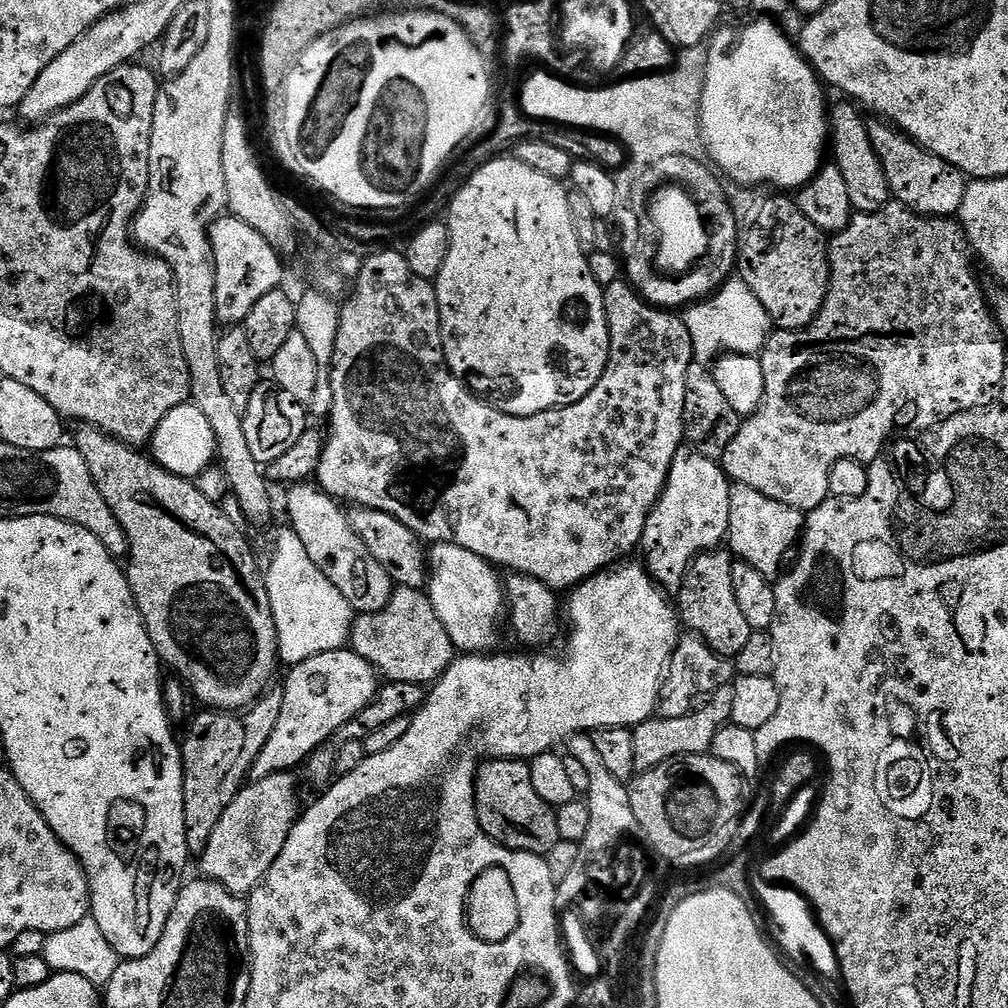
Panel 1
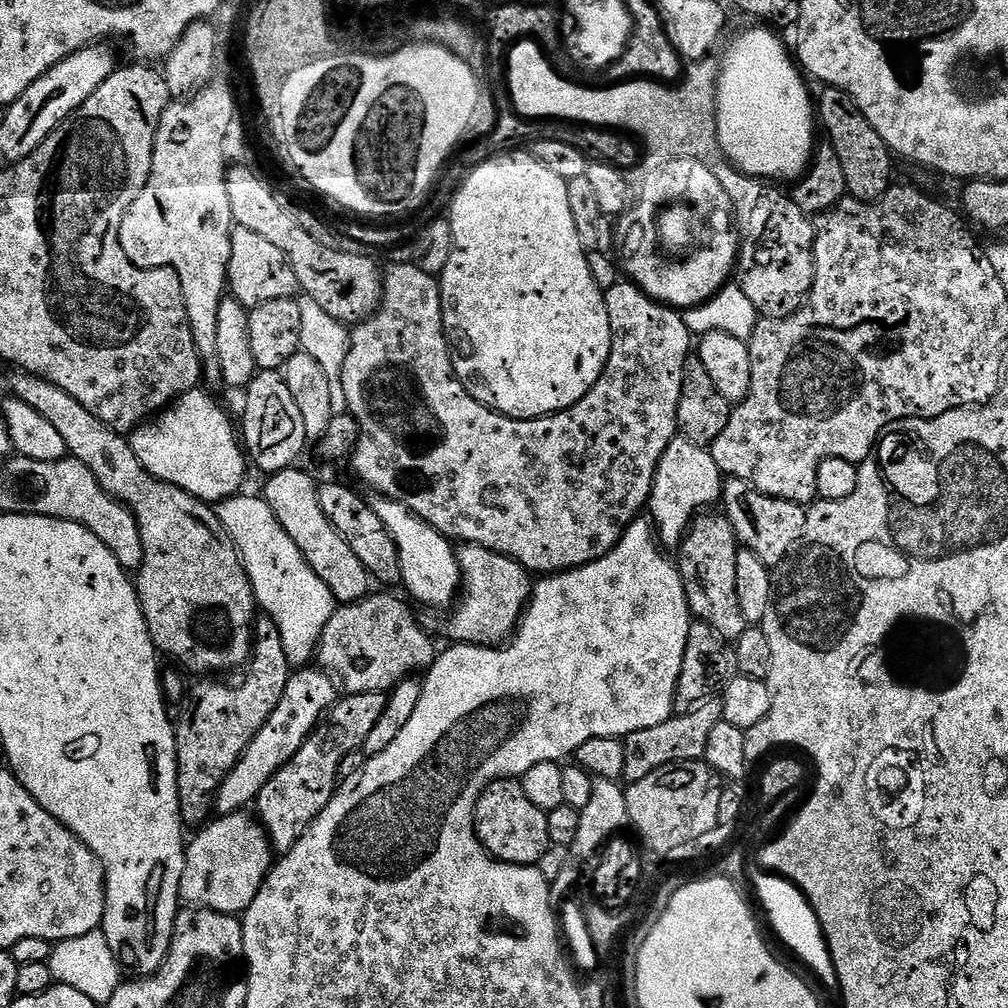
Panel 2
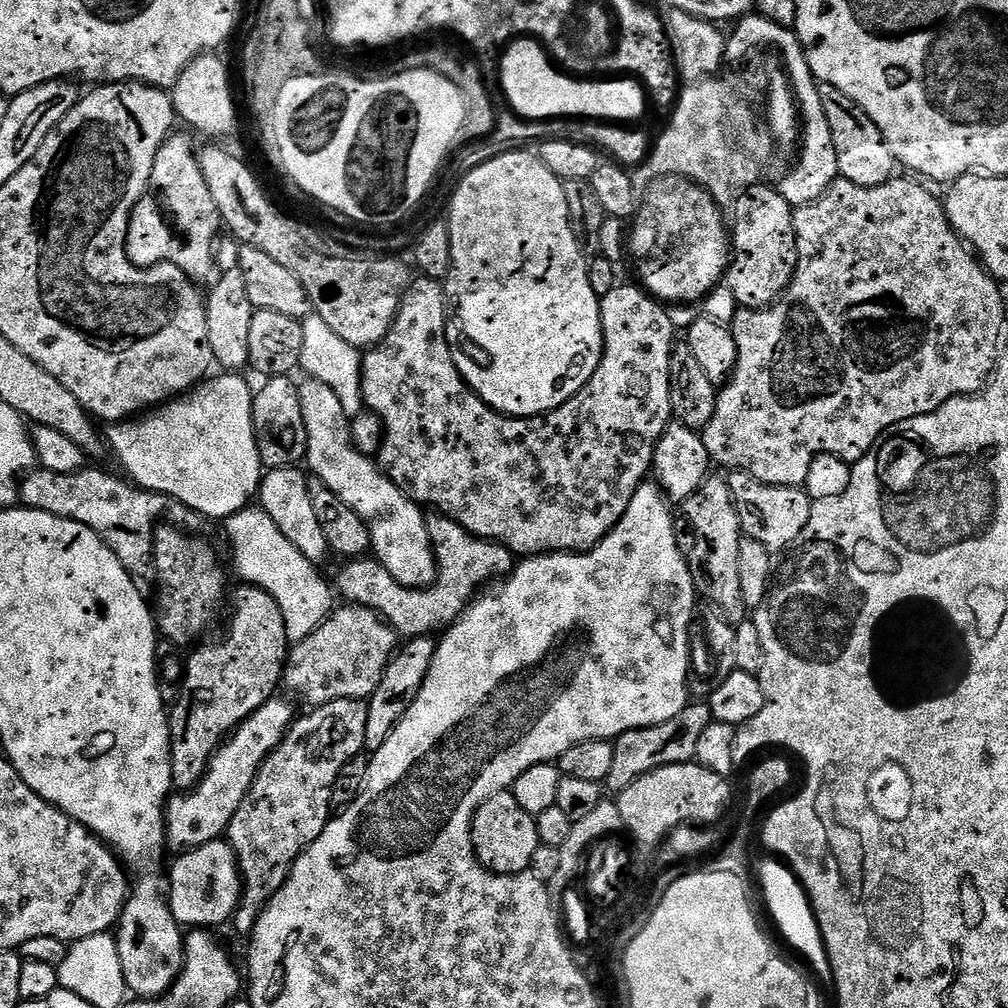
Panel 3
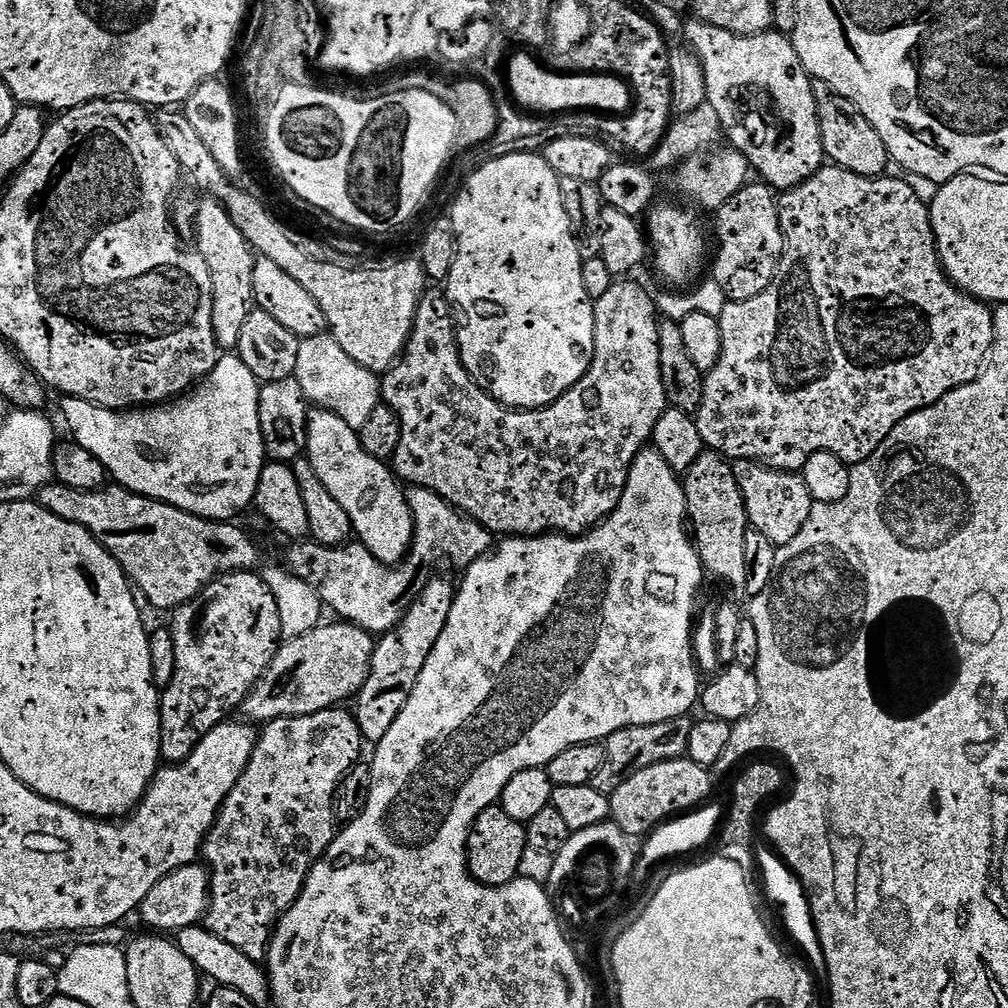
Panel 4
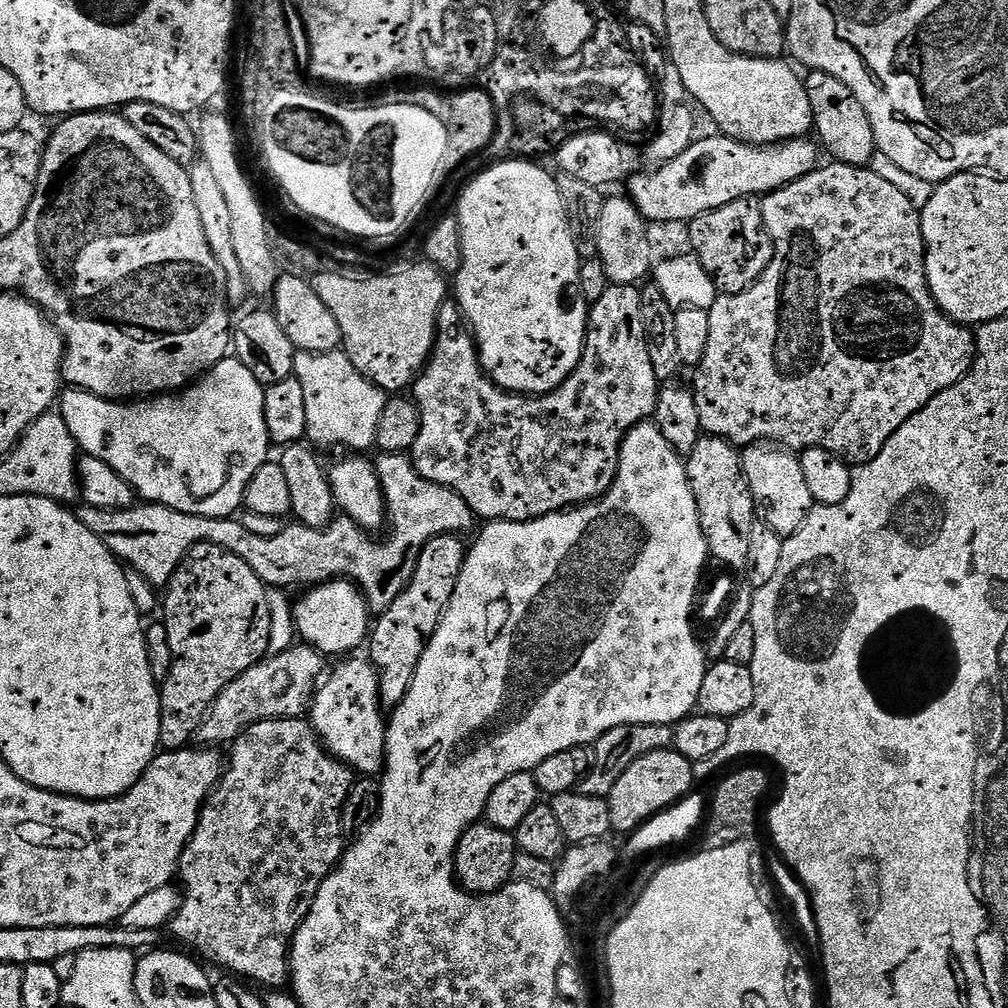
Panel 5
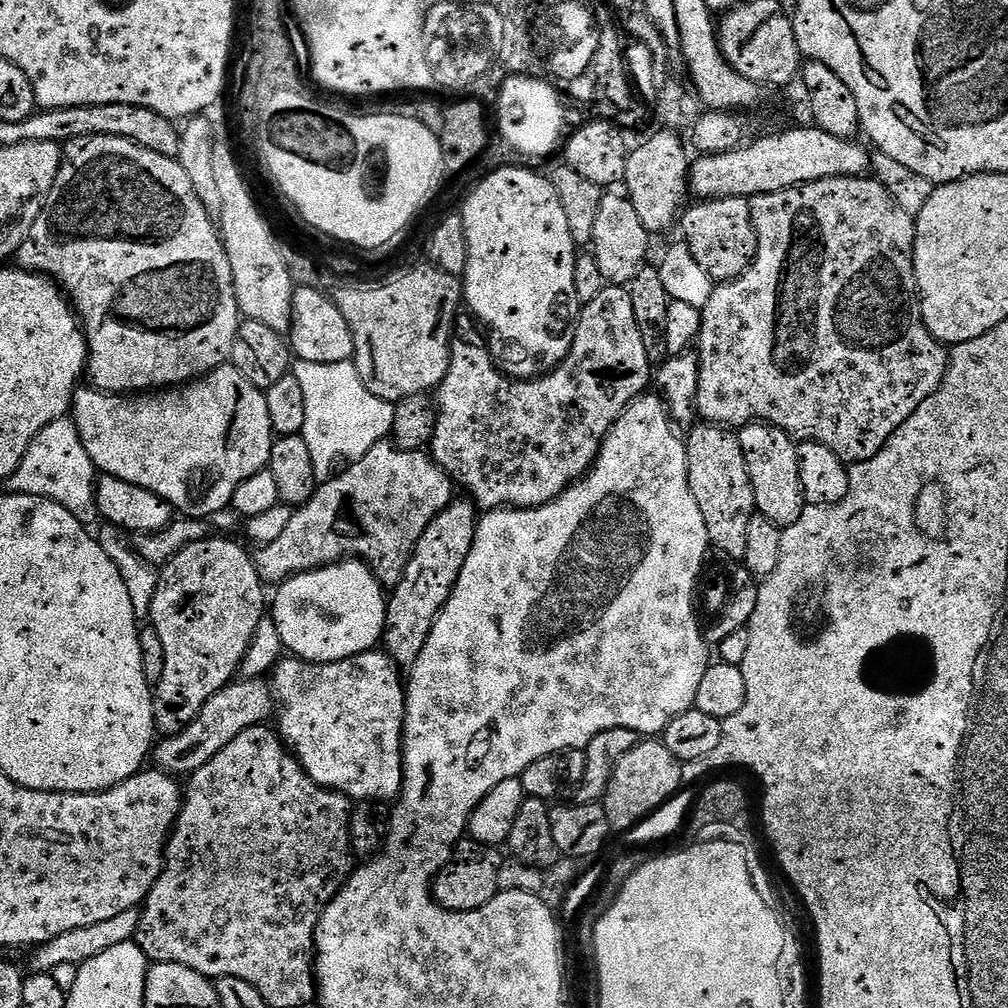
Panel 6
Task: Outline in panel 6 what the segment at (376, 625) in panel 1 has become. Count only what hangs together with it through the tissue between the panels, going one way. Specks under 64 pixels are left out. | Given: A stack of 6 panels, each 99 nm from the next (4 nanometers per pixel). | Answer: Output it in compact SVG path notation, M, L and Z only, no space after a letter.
M264 678L259 680L237 679L222 690L218 690L218 694L214 694L214 698L210 698L210 702L202 706L202 710L196 715L194 722L190 722L190 726L186 726L178 734L163 737L155 745L155 767L169 774L196 772L202 766L206 766L206 762L210 762L210 758L214 758L214 754L218 754L222 746L234 742L234 738L242 734L242 730L255 724L271 721L271 716L273 719L274 693L269 681Z

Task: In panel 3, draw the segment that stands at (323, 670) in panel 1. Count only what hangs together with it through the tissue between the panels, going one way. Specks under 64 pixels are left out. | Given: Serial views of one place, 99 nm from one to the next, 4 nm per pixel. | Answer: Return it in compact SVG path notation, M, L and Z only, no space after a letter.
M280 699L266 701L254 710L254 714L250 714L250 718L240 723L212 756L198 787L169 799L164 810L164 830L171 847L173 844L176 850L197 848L211 840L219 840L227 833L234 814L238 814L238 806L242 806L242 798L246 798L246 794L250 794L250 786L254 786L254 778L262 762L266 762L269 754L280 745L294 719L291 706Z

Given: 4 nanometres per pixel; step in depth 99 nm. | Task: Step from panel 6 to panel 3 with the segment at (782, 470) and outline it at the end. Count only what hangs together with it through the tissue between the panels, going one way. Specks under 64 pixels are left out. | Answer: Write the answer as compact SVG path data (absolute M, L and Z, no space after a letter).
M729 471L726 479L738 510L741 533L762 542L768 552L783 553L796 543L798 534L806 530L814 501L808 497L803 487L770 486L766 482L758 482L758 478L745 472Z

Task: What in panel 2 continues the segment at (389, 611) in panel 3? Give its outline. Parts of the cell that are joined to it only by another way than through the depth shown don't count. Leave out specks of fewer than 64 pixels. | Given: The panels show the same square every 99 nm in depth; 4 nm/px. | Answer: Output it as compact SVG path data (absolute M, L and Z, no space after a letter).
M461 543L456 548L456 557L462 573L462 595L451 609L452 617L444 624L449 641L481 646L503 645L512 639L516 625L532 599L533 577L514 562L514 558L491 552L477 544Z

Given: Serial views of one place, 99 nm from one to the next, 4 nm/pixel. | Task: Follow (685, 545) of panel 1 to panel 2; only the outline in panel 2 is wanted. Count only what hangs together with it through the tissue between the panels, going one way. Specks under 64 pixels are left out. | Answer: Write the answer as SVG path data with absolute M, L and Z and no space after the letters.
M679 434L672 439L670 446L666 446L666 454L662 454L658 462L647 507L647 511L652 512L650 520L654 531L665 549L679 549L692 521L705 510L721 503L725 479L708 448L698 446Z

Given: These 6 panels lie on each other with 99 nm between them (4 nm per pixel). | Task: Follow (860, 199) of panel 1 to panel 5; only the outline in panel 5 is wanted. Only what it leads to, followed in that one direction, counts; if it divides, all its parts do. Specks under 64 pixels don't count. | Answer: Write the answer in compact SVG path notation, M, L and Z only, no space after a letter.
M809 71L807 75L803 77L803 82L806 86L806 94L810 94L812 127L815 135L820 135L821 141L819 140L819 143L822 145L823 151L827 155L829 152L832 155L829 157L835 163L849 164L855 168L869 167L873 163L871 160L877 159L878 149L874 138L874 130L870 126L870 118L866 118L866 110L862 110L862 102L858 102L858 98L854 98L854 90L850 90L850 86L846 86L846 82L838 82L838 78L834 78L825 72Z

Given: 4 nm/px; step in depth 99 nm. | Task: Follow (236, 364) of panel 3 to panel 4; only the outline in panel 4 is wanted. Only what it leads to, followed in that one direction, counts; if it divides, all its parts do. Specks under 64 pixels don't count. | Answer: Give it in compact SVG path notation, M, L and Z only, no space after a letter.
M205 195L204 201L196 204L195 247L206 258L206 266L210 269L214 282L214 336L222 350L235 350L238 338L242 338L242 329L246 318L254 311L254 266L257 253L246 242L242 230L234 222L222 206L220 200Z

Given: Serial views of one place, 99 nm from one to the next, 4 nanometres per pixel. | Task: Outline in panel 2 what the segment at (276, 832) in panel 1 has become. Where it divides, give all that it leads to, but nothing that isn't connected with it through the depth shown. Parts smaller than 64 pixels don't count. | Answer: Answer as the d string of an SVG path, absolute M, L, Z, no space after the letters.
M243 811L213 819L193 836L196 837L193 840L191 837L184 853L181 901L193 908L209 908L227 916L243 914L272 870L274 849L268 831L255 815Z

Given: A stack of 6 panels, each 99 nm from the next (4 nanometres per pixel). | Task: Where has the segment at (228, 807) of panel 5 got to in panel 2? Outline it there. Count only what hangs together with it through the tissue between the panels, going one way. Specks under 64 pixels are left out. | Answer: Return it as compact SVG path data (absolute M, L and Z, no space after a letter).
M357 692L337 699L329 708L328 715L306 738L302 750L298 750L298 754L294 754L294 758L283 764L278 774L262 786L254 801L254 812L268 831L268 839L277 853L290 851L302 834L306 834L318 814L326 810L338 787L342 758L363 749L370 730L374 730L378 718L382 718L387 701L387 695L383 692Z

